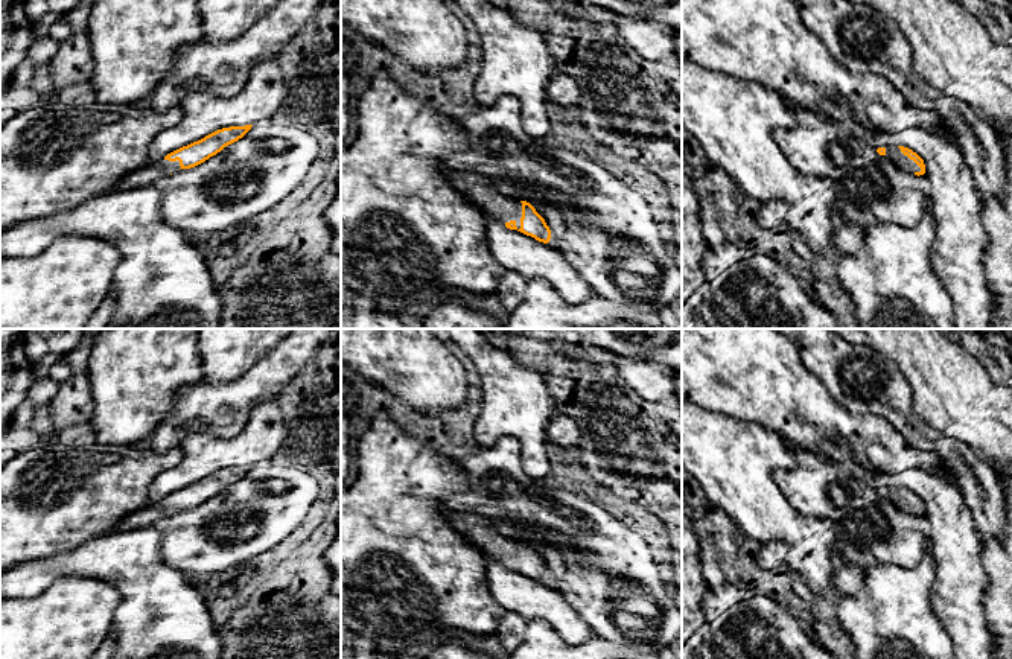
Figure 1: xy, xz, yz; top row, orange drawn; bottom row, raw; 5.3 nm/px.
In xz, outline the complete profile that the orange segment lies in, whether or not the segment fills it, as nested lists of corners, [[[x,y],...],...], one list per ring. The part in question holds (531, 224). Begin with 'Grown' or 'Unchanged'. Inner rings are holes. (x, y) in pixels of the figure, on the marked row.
Grown. [[[449,172],[447,177],[453,187],[482,210],[490,221],[501,221],[510,230],[517,230],[543,244],[549,242],[551,230],[530,202],[496,192],[476,175]]]

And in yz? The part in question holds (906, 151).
Grown. [[[892,146],[892,148],[878,148],[880,155],[887,155],[890,161],[901,170],[912,172],[915,175],[925,174],[924,160],[909,148]]]

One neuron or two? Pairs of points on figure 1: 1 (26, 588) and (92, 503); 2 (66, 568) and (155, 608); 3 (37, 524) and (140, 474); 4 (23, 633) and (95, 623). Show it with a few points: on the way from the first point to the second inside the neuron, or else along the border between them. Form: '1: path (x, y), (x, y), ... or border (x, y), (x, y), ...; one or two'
1: border (84, 542), (76, 548), (15, 565); two
2: path (89, 565), (113, 565), (133, 585); one
3: path (63, 507), (114, 481); one
4: path (41, 633), (54, 633), (64, 626), (76, 626); one

